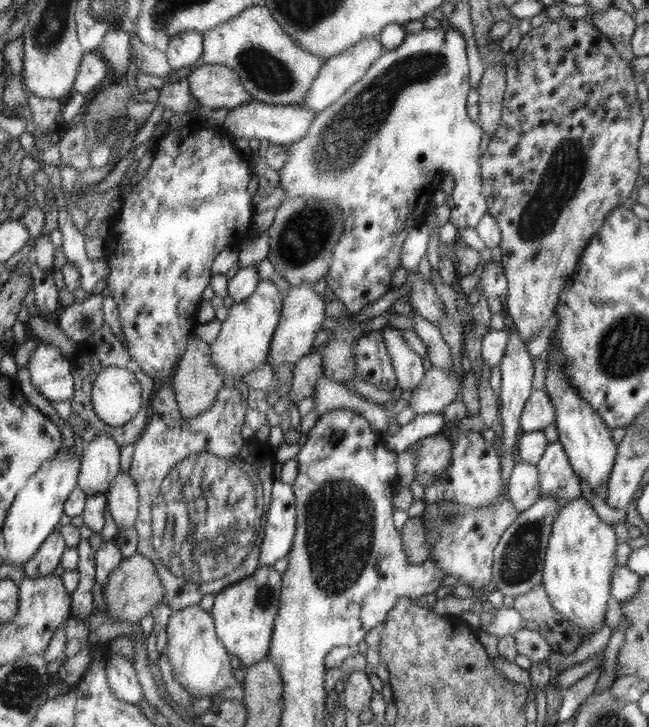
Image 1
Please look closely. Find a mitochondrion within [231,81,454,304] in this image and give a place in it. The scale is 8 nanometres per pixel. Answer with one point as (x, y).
(306, 234)

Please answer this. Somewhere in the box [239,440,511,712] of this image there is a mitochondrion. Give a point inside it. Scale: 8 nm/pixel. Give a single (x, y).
(340, 524)

